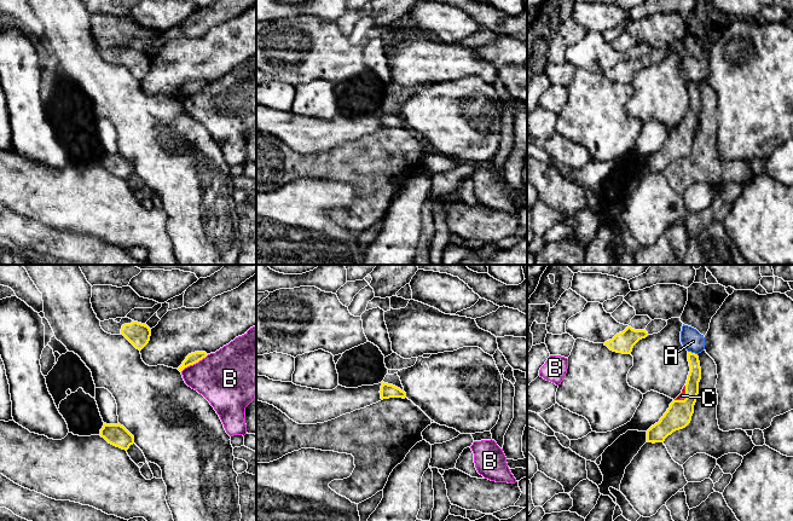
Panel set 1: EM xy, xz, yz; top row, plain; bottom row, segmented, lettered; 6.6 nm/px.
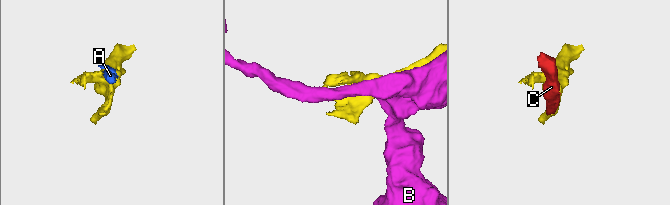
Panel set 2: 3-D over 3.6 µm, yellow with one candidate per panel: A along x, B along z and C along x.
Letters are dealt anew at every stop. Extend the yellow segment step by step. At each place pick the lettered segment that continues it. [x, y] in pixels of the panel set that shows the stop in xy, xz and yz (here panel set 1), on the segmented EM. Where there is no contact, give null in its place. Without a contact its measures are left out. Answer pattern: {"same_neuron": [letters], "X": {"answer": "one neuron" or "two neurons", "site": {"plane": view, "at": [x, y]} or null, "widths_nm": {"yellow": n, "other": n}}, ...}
{"same_neuron": ["C"], "A": {"answer": "two neurons", "site": {"plane": "yz", "at": [693, 353]}, "widths_nm": {"yellow": 100, "other": 140}}, "B": {"answer": "two neurons", "site": {"plane": "xy", "at": [194, 363]}, "widths_nm": {"yellow": 70, "other": 400}}, "C": {"answer": "one neuron", "site": {"plane": "yz", "at": [686, 397]}, "widths_nm": {"yellow": 170, "other": 50}}}

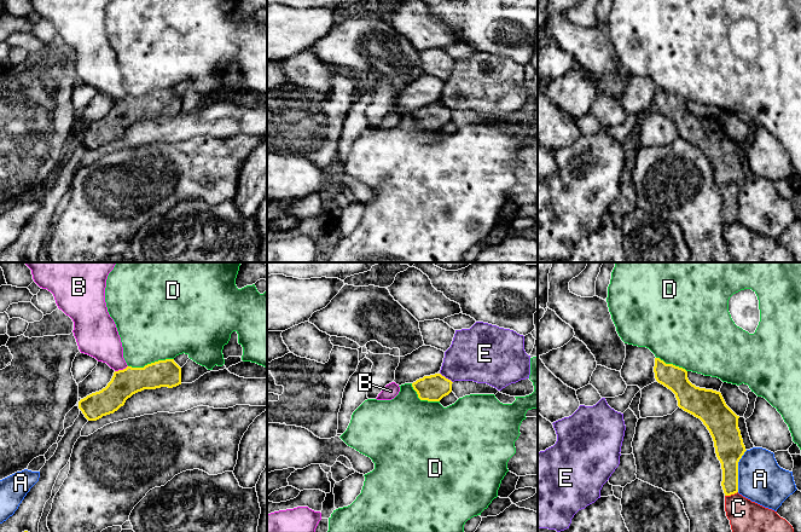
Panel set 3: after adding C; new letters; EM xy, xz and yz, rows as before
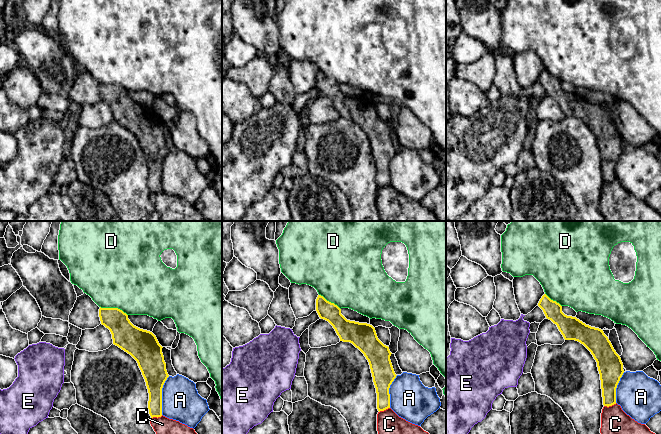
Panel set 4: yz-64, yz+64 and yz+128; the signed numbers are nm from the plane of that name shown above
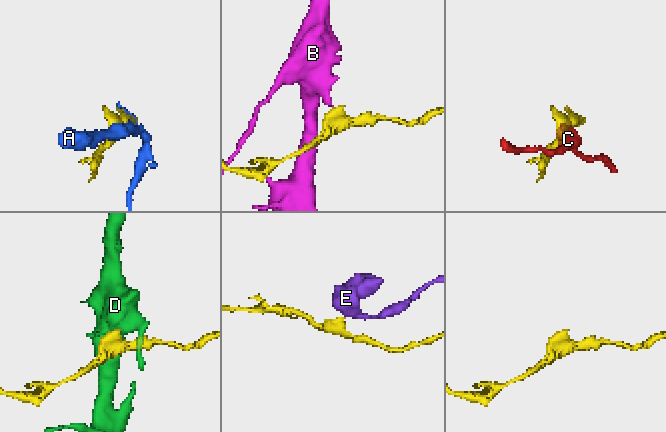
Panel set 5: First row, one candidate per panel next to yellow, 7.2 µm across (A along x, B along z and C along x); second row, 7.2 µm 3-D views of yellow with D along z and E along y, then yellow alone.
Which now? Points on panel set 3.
{"same_neuron": [], "A": {"answer": "two neurons", "site": {"plane": "yz", "at": [737, 470]}, "widths_nm": {"yellow": 190, "other": 300}}, "B": {"answer": "two neurons", "site": {"plane": "xy", "at": [121, 370]}, "widths_nm": {"yellow": 180, "other": 260}}, "C": {"answer": "two neurons", "site": {"plane": "yz", "at": [731, 493]}, "widths_nm": {"yellow": 140, "other": 220}}, "D": {"answer": "two neurons", "site": {"plane": "xy", "at": [151, 363]}, "widths_nm": {"yellow": 180, "other": 460}}, "E": {"answer": "two neurons", "site": {"plane": "xz", "at": [445, 377]}, "widths_nm": {"yellow": 180, "other": 340}}}

